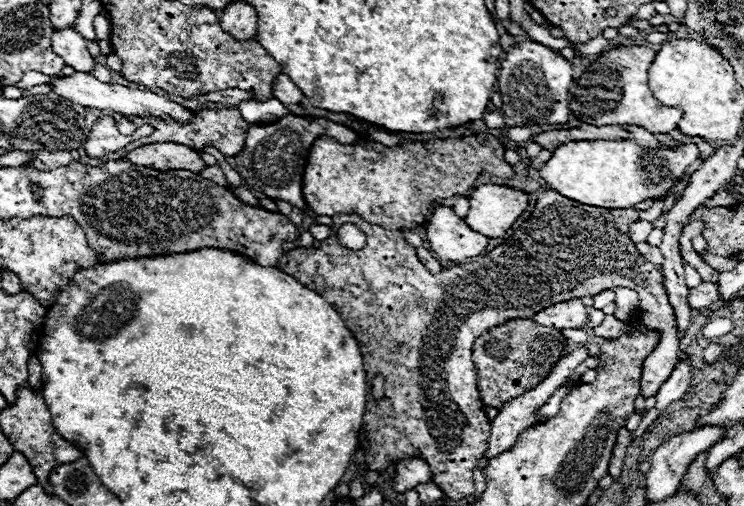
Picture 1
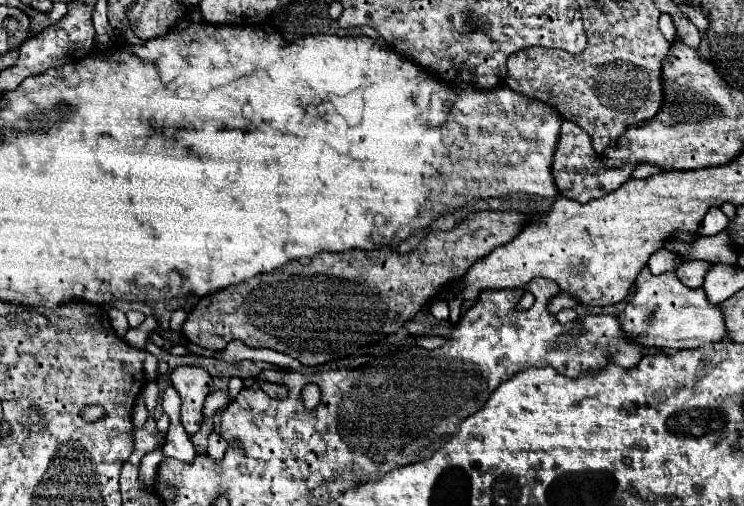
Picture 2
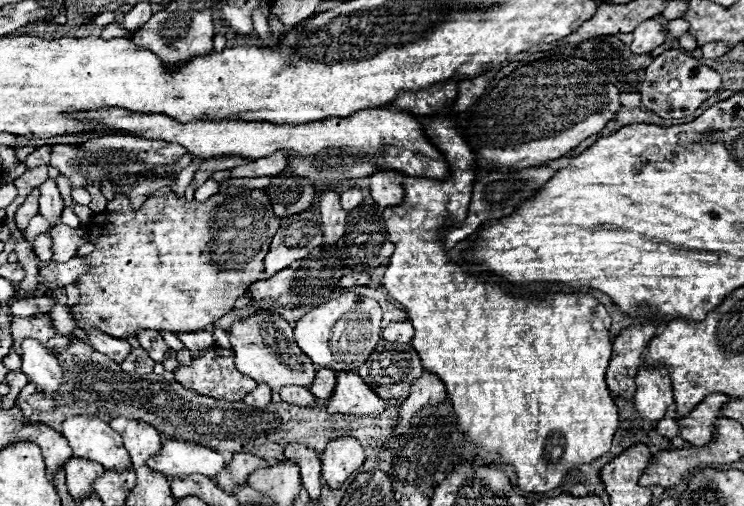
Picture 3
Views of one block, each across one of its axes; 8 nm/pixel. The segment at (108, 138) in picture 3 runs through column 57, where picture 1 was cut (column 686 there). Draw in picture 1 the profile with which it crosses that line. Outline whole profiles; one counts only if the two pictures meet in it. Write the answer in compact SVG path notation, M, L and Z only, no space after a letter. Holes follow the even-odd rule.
M578 140L566 142L552 152L552 158L540 168L540 176L558 194L588 206L628 208L644 198L658 198L680 178L680 174L700 156L696 144L666 148L652 152L634 140Z

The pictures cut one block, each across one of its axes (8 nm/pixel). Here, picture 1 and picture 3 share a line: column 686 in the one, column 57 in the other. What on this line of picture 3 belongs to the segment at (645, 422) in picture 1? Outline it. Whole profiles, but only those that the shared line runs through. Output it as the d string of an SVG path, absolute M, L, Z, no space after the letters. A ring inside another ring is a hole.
M24 338L20 346L24 352L22 354L22 372L26 372L30 382L34 382L36 388L50 398L62 382L60 362L54 358L50 348L42 346L34 338Z

